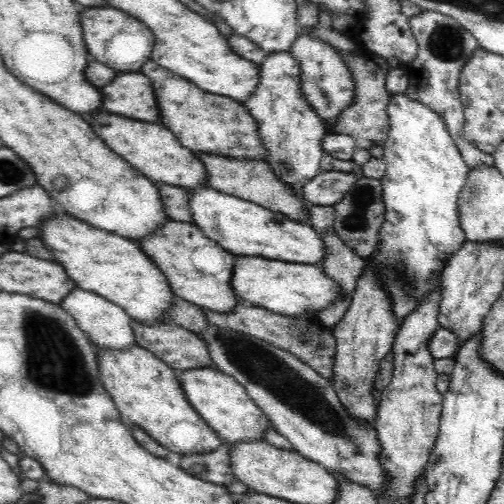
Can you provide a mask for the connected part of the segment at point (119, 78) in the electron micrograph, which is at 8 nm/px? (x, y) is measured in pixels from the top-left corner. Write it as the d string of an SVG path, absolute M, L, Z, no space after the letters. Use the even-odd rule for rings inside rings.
M118 72L110 84L99 90L104 111L132 120L161 124L154 87L146 74Z

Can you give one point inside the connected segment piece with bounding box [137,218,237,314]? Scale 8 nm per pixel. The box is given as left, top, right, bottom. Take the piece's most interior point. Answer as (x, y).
(198, 270)

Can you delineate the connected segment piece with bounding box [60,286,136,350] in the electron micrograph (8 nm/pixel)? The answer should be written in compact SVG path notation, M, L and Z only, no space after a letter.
M77 286L60 302L60 306L74 318L78 328L85 332L95 348L124 350L124 348L130 348L136 343L134 331L130 328L131 318L124 312L124 309L94 292L88 292Z

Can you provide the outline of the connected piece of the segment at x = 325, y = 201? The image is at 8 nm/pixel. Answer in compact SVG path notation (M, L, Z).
M321 172L308 180L303 188L306 202L316 206L334 206L348 189L354 186L359 176L344 172Z

